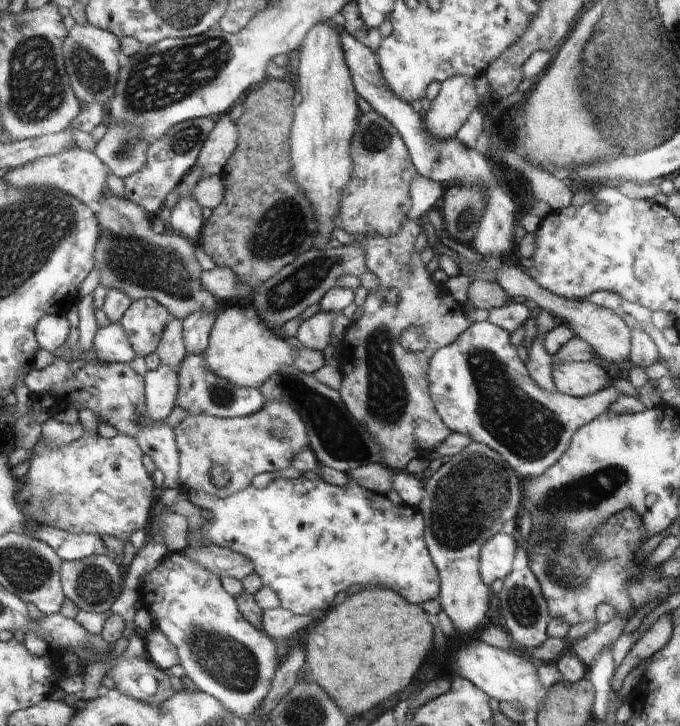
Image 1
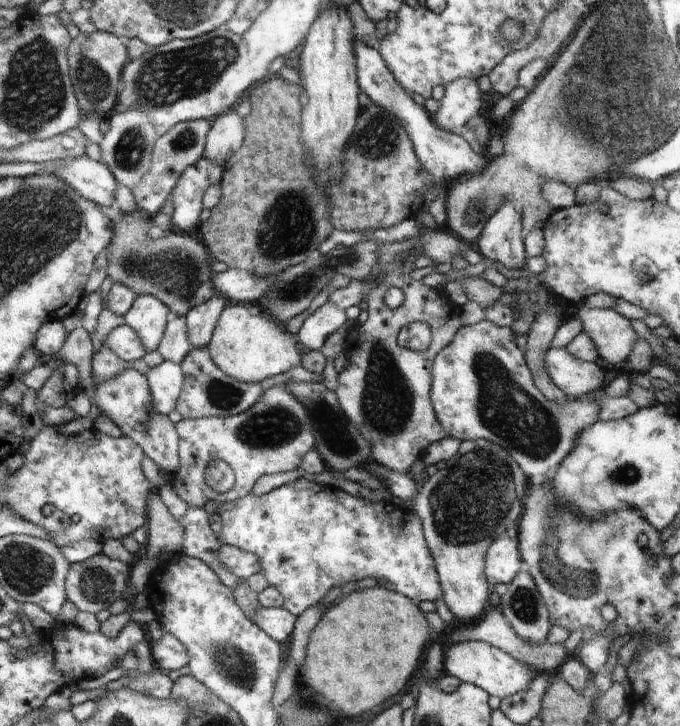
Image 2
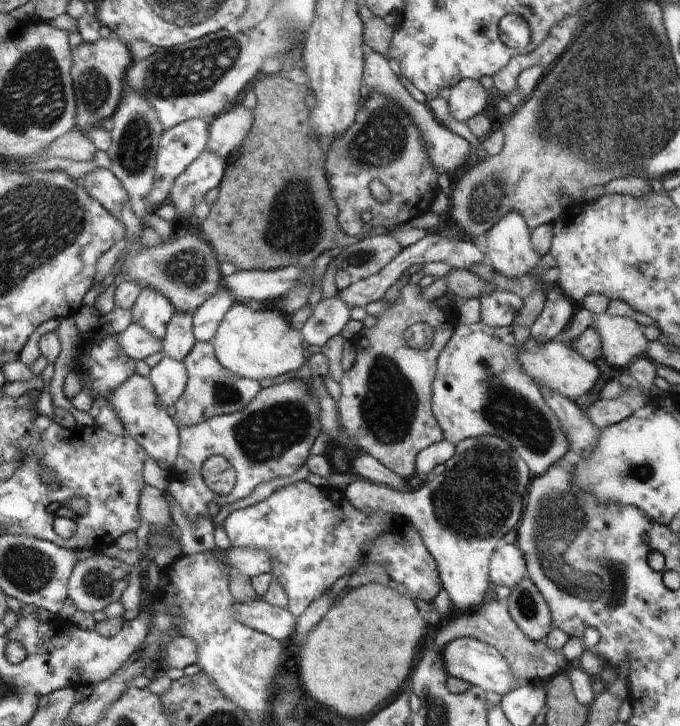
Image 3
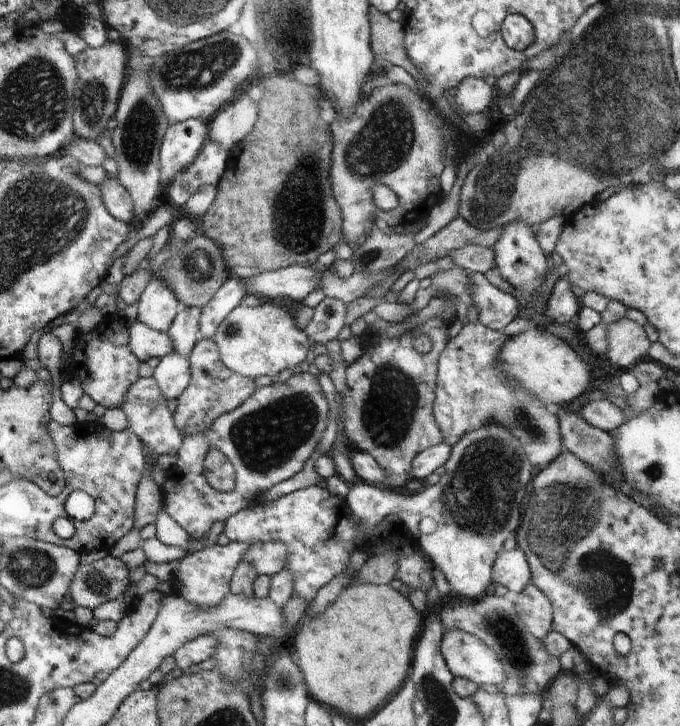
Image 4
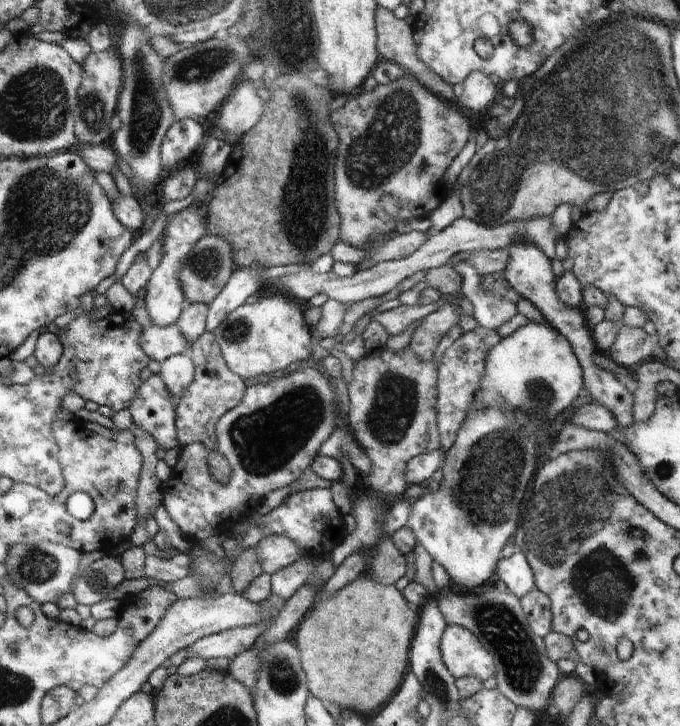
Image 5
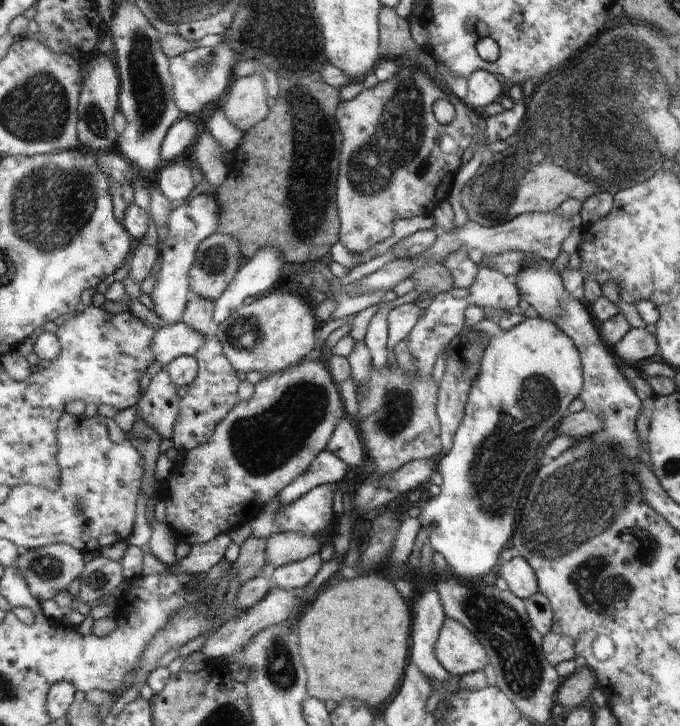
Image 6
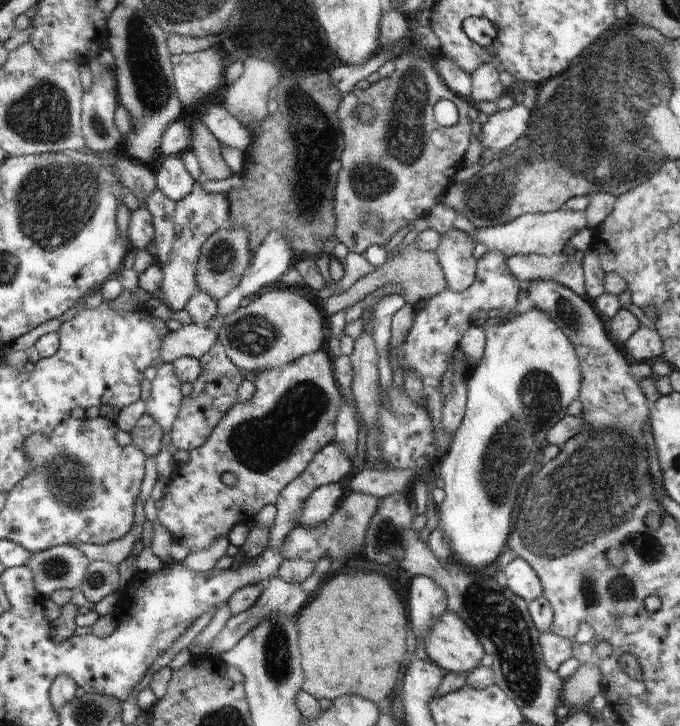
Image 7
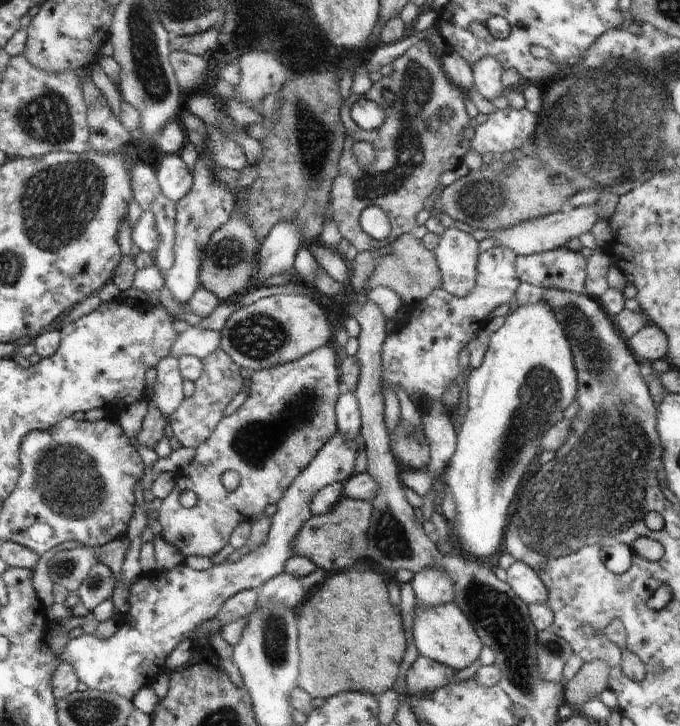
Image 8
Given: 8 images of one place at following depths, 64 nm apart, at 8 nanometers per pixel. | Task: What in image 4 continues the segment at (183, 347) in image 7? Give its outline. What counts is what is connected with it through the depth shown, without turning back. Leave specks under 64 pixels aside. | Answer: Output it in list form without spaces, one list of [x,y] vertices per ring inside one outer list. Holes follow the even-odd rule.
[[[137,321],[132,323],[129,330],[130,350],[140,358],[140,361],[162,358],[175,352],[168,332],[158,332]]]

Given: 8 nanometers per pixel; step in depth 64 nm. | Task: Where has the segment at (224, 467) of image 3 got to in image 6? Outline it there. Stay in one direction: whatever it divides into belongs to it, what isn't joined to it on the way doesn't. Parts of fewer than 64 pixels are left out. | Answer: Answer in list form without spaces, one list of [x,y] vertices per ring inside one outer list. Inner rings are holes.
[[[213,333],[193,356],[198,364],[196,380],[188,385],[188,392],[179,399],[178,418],[174,423],[171,441],[178,451],[189,451],[212,440],[216,425],[236,406],[240,379],[232,364],[224,356],[222,344]]]

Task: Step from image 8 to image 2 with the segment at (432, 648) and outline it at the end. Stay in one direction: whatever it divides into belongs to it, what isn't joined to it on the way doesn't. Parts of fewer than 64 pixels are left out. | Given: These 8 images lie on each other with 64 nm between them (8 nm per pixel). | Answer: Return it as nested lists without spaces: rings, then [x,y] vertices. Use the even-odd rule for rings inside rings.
[[[460,641],[447,645],[444,649],[443,672],[459,678],[462,683],[474,684],[490,696],[498,696],[500,699],[528,690],[535,677],[528,666],[484,641]]]

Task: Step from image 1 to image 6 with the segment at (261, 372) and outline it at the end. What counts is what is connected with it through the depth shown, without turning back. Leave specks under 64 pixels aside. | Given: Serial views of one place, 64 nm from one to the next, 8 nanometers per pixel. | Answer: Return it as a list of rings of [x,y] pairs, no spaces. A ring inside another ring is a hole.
[[[272,292],[233,310],[215,327],[214,334],[236,372],[274,373],[294,366],[314,350],[315,332],[319,326],[312,307],[302,298],[290,293]]]

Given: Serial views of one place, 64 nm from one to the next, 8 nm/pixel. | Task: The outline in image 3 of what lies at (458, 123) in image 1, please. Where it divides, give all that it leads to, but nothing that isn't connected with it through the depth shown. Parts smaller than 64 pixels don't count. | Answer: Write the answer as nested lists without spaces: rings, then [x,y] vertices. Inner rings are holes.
[[[460,80],[450,90],[448,108],[454,120],[470,120],[480,114],[487,104],[489,90],[479,80]]]

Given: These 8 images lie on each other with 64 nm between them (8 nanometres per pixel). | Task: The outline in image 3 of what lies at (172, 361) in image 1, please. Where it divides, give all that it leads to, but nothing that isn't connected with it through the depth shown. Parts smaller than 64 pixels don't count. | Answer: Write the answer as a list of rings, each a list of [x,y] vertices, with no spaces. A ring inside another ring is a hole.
[[[176,311],[169,320],[162,342],[164,355],[183,361],[196,344],[192,330],[192,313]]]

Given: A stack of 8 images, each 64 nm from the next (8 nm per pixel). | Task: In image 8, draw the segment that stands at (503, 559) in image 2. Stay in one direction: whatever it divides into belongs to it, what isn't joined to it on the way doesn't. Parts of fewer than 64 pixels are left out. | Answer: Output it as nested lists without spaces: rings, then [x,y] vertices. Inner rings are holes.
[[[514,562],[507,570],[507,583],[527,605],[547,602],[548,590],[540,577],[524,562]]]

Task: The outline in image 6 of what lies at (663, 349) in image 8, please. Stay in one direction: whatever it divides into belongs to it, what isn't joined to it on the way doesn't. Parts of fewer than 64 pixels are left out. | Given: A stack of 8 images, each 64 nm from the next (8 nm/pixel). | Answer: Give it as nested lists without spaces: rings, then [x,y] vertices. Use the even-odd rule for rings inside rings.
[[[632,327],[612,346],[612,352],[623,365],[639,366],[643,361],[659,358],[657,337],[646,329]]]

